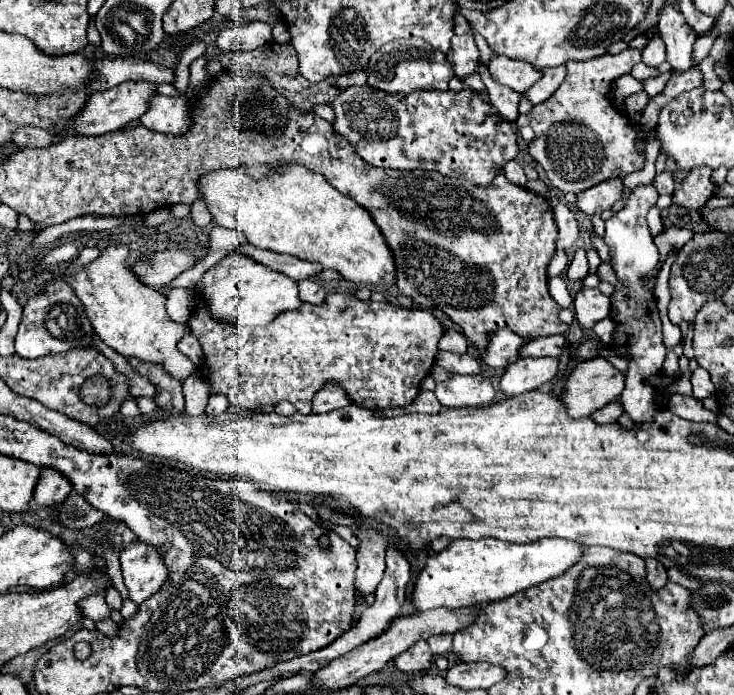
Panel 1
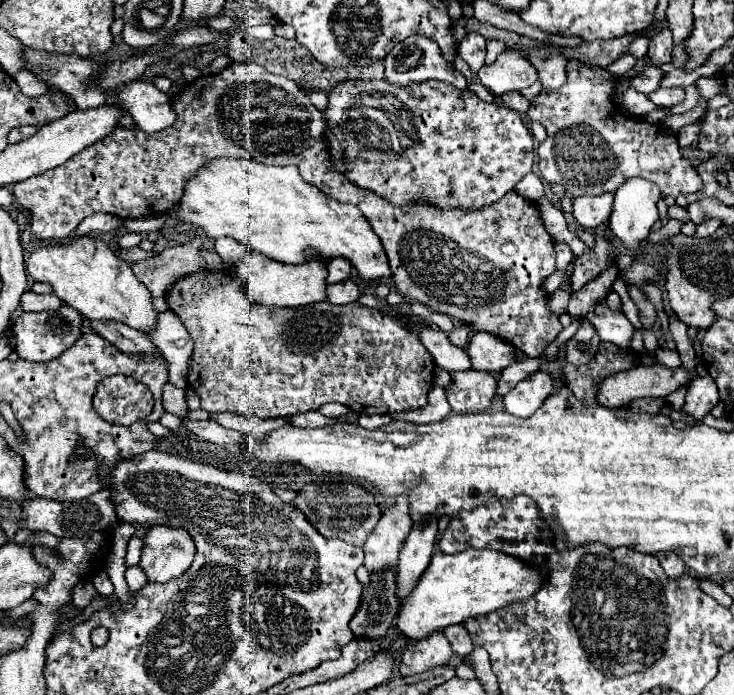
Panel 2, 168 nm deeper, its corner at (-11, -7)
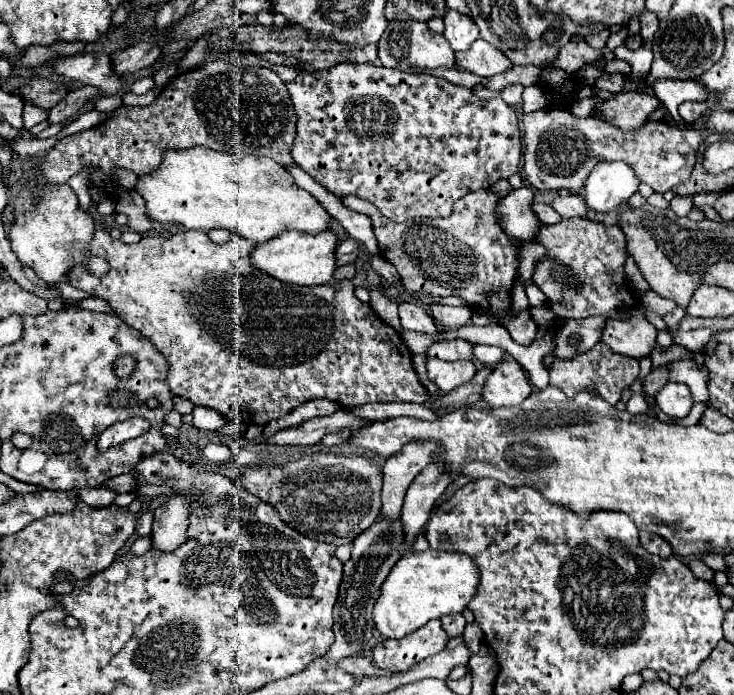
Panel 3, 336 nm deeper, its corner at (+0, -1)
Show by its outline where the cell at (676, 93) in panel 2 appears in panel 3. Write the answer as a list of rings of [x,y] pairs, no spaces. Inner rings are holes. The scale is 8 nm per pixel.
[[[629,90],[597,106],[595,112],[623,130],[635,130],[657,106],[659,106],[657,96],[649,96],[649,92]]]

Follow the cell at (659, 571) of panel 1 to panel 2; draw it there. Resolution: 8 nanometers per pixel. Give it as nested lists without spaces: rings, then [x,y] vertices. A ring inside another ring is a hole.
[[[658,552],[656,556],[658,556],[664,572],[666,572],[670,578],[678,578],[680,574],[684,574],[686,566],[684,566],[682,558],[680,558],[676,552]]]

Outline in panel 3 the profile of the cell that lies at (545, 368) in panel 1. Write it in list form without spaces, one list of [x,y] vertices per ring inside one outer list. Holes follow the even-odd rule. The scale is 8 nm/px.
[[[501,362],[493,368],[483,388],[483,400],[495,406],[519,406],[531,394],[527,372],[515,362]]]

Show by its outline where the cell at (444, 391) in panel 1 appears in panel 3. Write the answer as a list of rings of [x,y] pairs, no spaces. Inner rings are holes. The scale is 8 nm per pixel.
[[[439,358],[427,360],[427,374],[429,380],[441,390],[441,392],[453,392],[461,384],[467,384],[475,376],[475,364],[469,360],[457,360],[457,362],[445,362]]]

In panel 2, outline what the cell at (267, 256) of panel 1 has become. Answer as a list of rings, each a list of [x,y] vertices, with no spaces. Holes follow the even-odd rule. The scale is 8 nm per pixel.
[[[332,258],[328,260],[328,284],[342,282],[350,276],[352,264],[346,258]]]

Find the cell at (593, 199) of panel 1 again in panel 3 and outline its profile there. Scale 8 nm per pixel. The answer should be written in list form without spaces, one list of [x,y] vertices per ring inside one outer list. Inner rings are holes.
[[[569,194],[565,198],[561,196],[555,196],[553,200],[553,210],[559,212],[563,216],[563,220],[567,218],[573,218],[573,216],[585,216],[587,214],[587,204],[585,204],[585,196],[581,194]]]

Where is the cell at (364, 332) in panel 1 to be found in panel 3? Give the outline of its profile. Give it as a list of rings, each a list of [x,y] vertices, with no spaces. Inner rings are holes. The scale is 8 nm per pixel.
[[[97,230],[89,250],[109,260],[111,272],[95,278],[87,270],[75,268],[69,278],[75,288],[105,298],[127,324],[157,346],[167,358],[167,384],[175,396],[187,398],[195,406],[213,408],[231,422],[267,424],[315,398],[327,398],[347,408],[367,402],[423,404],[429,398],[399,332],[381,322],[375,310],[353,294],[349,280],[313,288],[283,284],[251,268],[249,252],[253,248],[253,242],[235,232],[227,244],[219,246],[199,230],[179,232],[169,238],[147,236],[137,244],[123,244],[113,240],[109,232]]]

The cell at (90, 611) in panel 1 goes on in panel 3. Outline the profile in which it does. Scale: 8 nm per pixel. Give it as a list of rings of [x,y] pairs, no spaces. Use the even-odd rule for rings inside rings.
[[[151,512],[141,514],[141,518],[137,522],[137,528],[135,528],[135,534],[137,536],[147,536],[151,532],[151,522],[153,522],[153,514]]]

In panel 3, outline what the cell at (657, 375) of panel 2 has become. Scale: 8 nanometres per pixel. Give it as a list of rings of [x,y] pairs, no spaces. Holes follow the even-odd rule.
[[[679,360],[667,364],[669,368],[669,380],[671,382],[683,382],[693,392],[693,402],[707,402],[707,368],[703,364],[697,364],[695,360]]]

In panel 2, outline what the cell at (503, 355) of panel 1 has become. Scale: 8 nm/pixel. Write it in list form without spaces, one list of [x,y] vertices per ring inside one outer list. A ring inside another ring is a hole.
[[[476,332],[476,336],[470,338],[466,352],[470,356],[472,368],[484,372],[500,372],[516,360],[514,346],[508,346],[508,342],[488,332]]]

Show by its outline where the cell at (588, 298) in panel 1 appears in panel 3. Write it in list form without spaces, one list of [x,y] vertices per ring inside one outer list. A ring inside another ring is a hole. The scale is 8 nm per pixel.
[[[633,314],[627,320],[613,320],[613,332],[609,318],[603,328],[601,342],[605,342],[611,350],[623,356],[641,358],[641,356],[649,356],[655,338],[657,338],[657,328],[649,324],[641,314]]]

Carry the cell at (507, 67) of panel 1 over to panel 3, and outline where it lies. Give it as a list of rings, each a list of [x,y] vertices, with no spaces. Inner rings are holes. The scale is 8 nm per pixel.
[[[475,40],[469,50],[457,52],[457,66],[479,76],[495,76],[509,72],[513,68],[513,62],[491,44],[485,44],[485,40]]]

